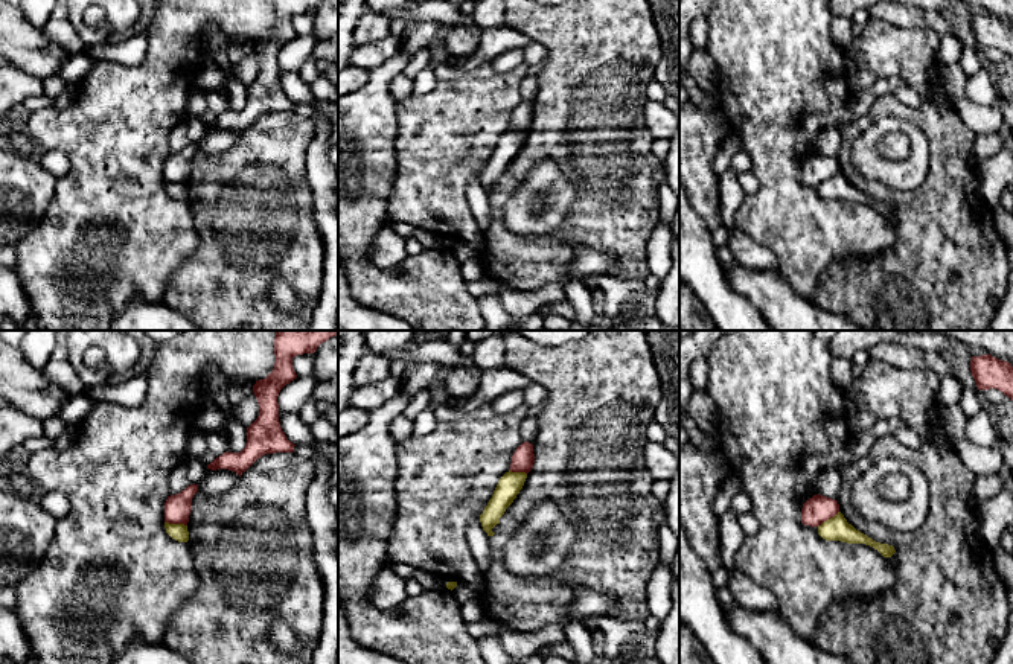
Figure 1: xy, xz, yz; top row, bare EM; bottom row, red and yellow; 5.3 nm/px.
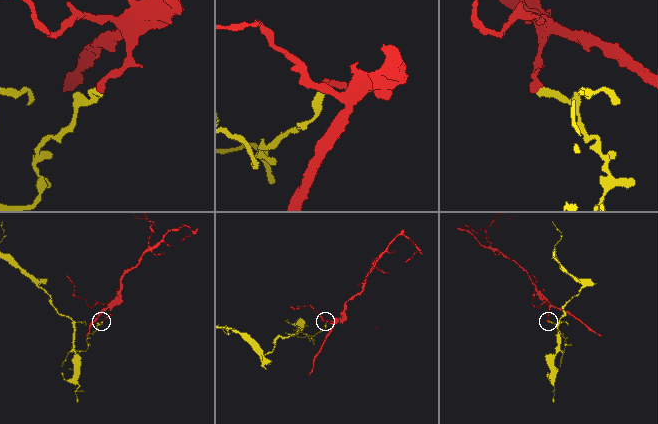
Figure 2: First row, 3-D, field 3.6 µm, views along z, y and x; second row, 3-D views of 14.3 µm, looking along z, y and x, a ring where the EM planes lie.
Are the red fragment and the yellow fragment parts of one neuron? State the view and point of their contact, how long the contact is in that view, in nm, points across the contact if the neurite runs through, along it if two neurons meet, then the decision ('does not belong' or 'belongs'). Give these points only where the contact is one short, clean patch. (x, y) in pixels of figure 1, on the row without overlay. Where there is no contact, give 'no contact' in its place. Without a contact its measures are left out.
contact yz (827, 177); length 150 nm; border yz (838, 169), (817, 185); does not belong

